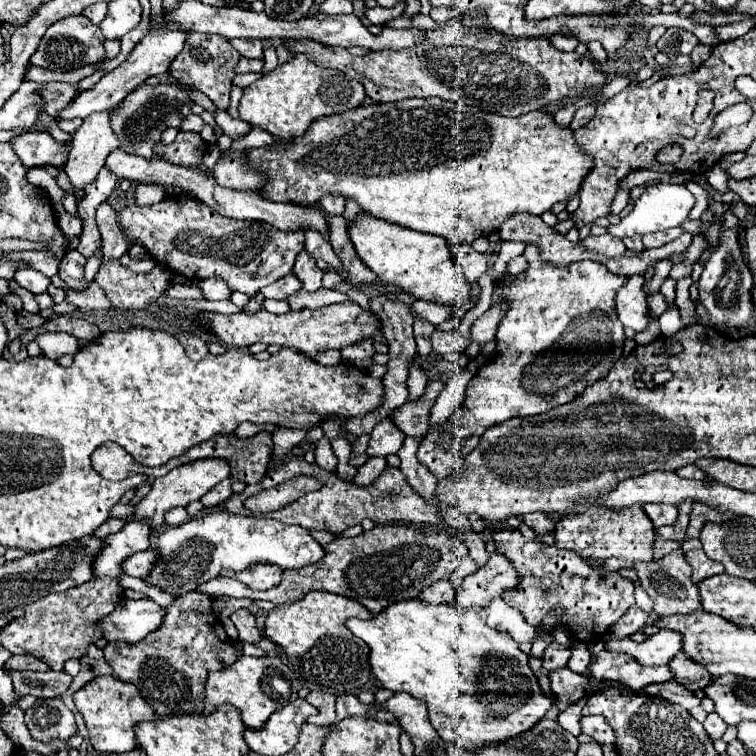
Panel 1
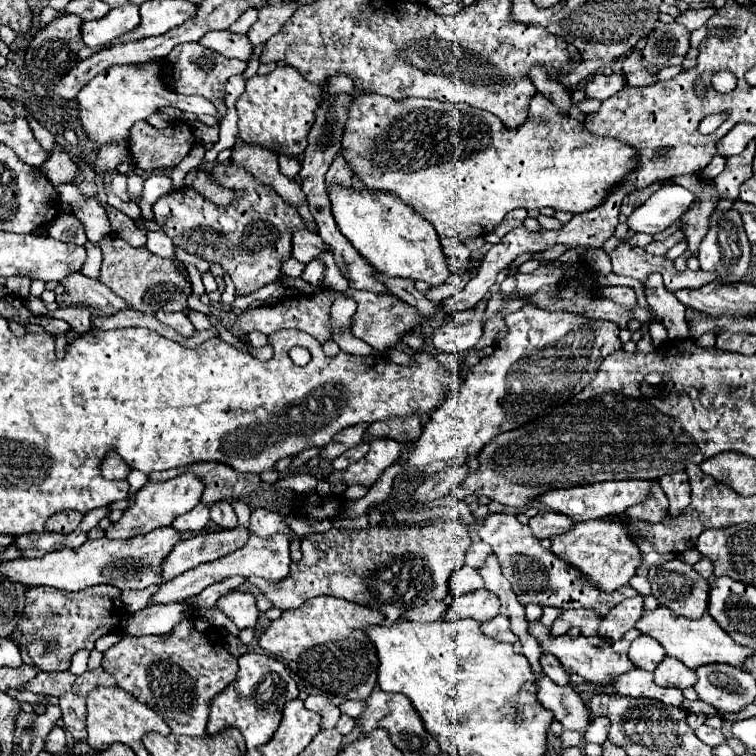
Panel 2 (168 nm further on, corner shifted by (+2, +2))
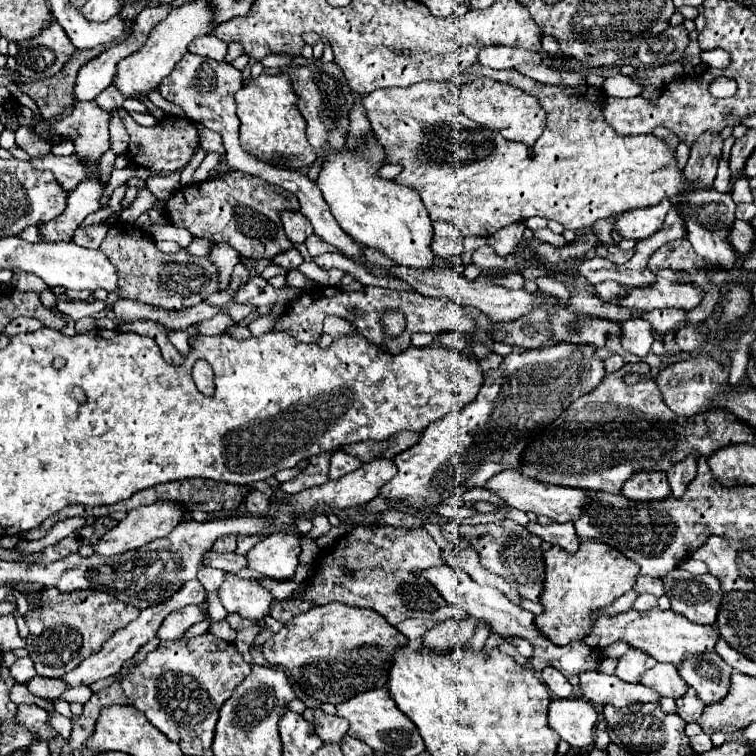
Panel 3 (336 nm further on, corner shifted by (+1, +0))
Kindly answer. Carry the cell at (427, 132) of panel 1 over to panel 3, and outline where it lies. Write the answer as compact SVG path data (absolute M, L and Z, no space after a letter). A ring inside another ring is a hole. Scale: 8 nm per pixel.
M472 65L468 73L460 75L460 79L450 79L448 83L416 83L404 89L378 89L372 95L366 95L362 99L362 105L368 111L372 131L376 131L378 141L386 149L388 163L398 163L404 167L402 175L398 175L394 181L408 185L420 193L430 219L452 223L464 237L488 237L508 223L524 223L526 219L536 215L554 219L562 223L564 229L582 231L592 227L592 223L596 223L598 219L650 207L688 189L684 173L676 165L676 153L654 133L628 137L616 133L614 127L604 119L604 99L604 89L592 87L588 83L578 87L544 85L520 75L514 69L498 71L482 65ZM482 77L502 83L514 83L514 87L540 99L540 105L548 113L548 125L540 139L534 143L532 151L524 143L506 141L502 135L488 131L486 127L470 121L460 111L456 103L460 87Z

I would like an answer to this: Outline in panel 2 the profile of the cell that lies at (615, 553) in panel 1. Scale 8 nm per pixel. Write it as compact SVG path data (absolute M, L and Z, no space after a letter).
M603 519L603 521L583 521L573 525L567 533L551 539L551 551L585 573L599 589L615 591L623 585L629 585L629 579L635 575L641 565L641 551L635 547L635 541L627 537L627 525L619 519Z

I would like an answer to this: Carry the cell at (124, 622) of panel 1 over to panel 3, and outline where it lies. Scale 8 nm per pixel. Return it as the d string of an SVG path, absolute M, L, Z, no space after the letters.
M188 605L180 611L174 611L166 617L166 621L160 625L157 635L160 641L172 641L182 637L192 625L206 621L208 619L208 611L202 609L200 605Z

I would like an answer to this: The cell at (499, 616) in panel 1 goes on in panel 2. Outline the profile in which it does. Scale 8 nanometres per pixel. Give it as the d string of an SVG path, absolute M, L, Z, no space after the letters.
M497 615L493 617L487 627L483 627L483 631L495 639L501 639L501 641L507 641L507 643L515 643L517 641L517 635L509 629L509 619L505 615Z

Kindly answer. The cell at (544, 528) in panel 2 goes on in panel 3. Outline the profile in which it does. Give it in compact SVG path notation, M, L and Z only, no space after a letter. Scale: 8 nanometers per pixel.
M538 517L536 521L530 521L526 525L526 529L532 535L542 537L544 541L548 541L552 545L558 545L568 553L576 553L578 547L580 547L574 523L556 523L552 519L548 519L548 517Z

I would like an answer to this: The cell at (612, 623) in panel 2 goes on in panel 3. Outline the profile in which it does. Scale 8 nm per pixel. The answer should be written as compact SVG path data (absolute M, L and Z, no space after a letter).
M644 593L644 595L640 595L636 601L634 601L634 609L652 609L652 607L656 607L658 605L658 597L656 595L648 595L648 593Z

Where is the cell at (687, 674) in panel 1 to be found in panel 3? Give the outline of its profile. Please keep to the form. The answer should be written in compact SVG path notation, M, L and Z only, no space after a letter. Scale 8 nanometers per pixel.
M656 663L650 671L646 671L640 677L640 683L646 687L652 687L660 697L672 697L672 699L682 697L688 689L676 665L672 663Z

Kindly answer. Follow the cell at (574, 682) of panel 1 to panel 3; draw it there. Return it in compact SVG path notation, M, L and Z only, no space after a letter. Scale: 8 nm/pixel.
M556 699L550 703L548 725L578 751L594 747L594 725L598 713L584 699Z

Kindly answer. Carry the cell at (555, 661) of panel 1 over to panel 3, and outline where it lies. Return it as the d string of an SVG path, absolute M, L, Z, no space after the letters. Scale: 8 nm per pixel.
M546 667L540 673L540 679L548 685L548 689L552 691L552 697L566 699L566 697L572 695L572 685L566 681L566 677L560 671L554 671L552 667Z

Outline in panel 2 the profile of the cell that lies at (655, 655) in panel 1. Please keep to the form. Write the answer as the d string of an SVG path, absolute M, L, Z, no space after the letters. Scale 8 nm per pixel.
M639 635L631 647L629 647L629 659L645 671L653 671L663 659L665 659L665 649L663 645L659 645L659 641L647 637L647 635Z

